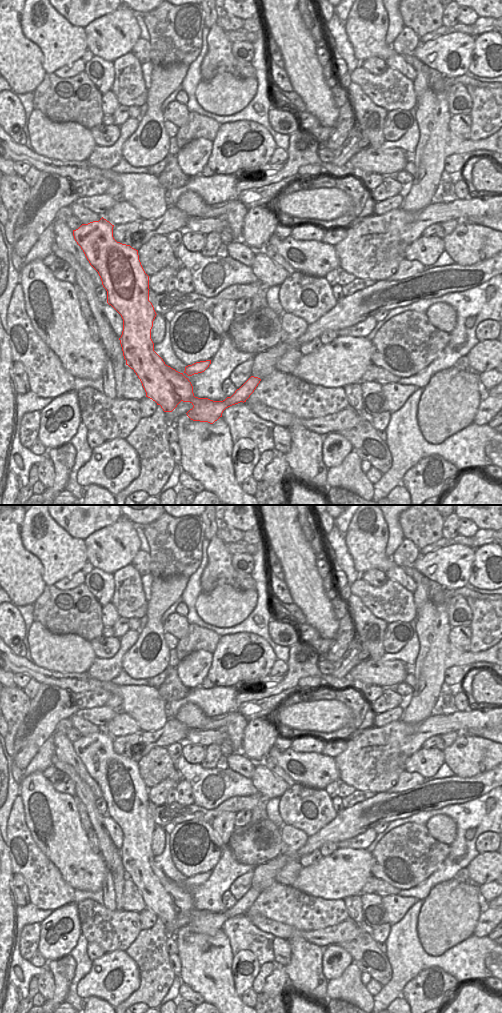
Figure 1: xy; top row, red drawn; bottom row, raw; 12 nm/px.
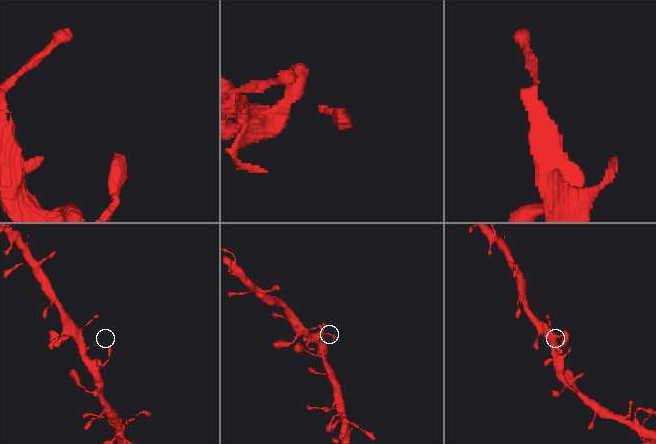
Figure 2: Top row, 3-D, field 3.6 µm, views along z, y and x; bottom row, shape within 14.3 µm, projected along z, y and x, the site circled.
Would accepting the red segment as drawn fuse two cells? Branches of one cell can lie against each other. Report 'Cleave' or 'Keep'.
Keep.

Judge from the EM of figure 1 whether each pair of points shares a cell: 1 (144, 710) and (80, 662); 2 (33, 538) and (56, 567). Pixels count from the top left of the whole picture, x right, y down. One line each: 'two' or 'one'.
1: two
2: one

